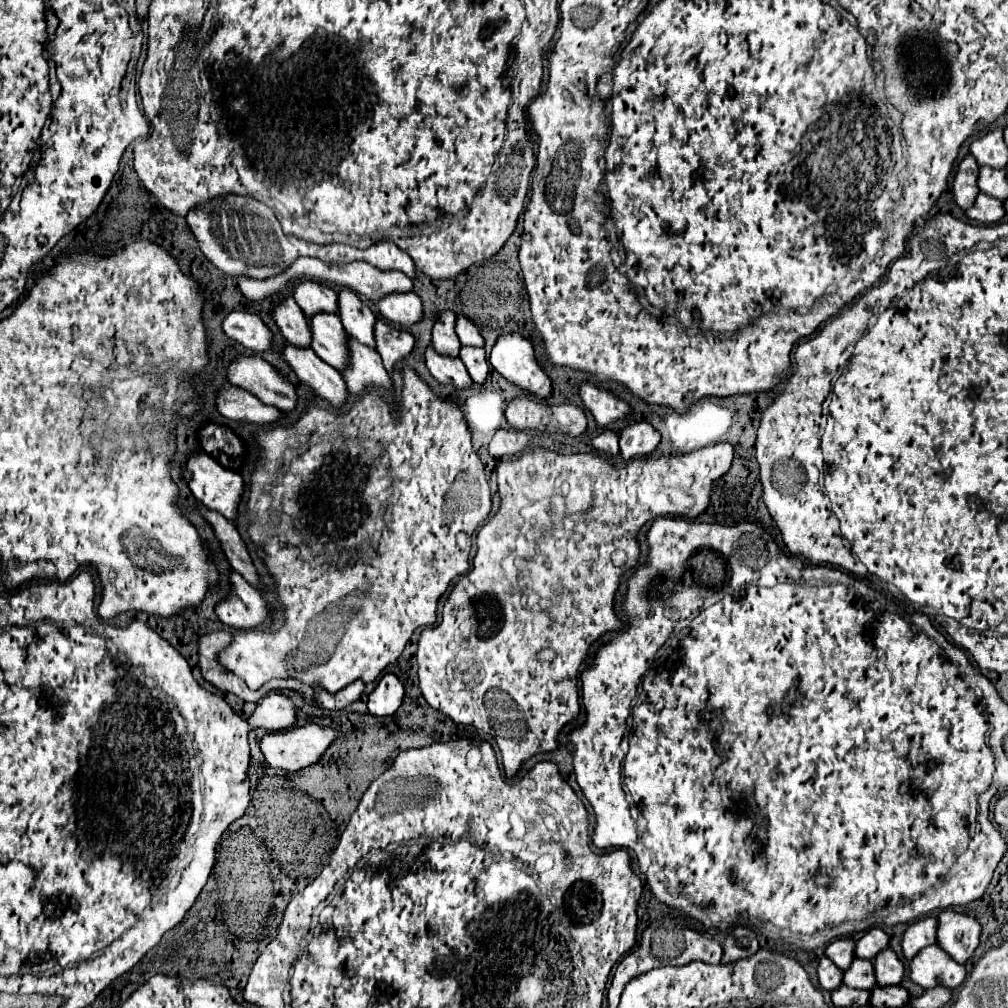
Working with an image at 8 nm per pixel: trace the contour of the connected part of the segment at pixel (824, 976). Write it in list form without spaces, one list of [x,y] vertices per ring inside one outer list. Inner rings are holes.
[[[828,957],[820,959],[820,965],[818,965],[818,983],[824,989],[828,989],[828,991],[836,989],[836,985],[842,985],[842,977],[844,977],[844,971],[836,969],[836,965],[832,965],[832,961],[828,961]]]

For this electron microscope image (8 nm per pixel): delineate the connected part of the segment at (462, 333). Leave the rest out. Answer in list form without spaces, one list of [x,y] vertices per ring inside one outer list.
[[[458,315],[458,321],[456,321],[456,335],[458,335],[458,339],[460,339],[462,345],[484,347],[484,337],[482,337],[480,331],[474,327],[474,323],[468,321],[464,315]]]

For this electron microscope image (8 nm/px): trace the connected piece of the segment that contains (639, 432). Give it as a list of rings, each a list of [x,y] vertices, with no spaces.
[[[646,421],[632,423],[620,433],[620,455],[624,461],[650,455],[660,443],[660,433]]]

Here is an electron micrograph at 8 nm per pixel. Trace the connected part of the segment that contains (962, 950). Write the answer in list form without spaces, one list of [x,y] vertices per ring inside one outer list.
[[[942,911],[938,915],[938,921],[940,927],[936,943],[958,963],[966,963],[968,959],[972,959],[980,943],[982,925],[974,917],[956,911]]]

